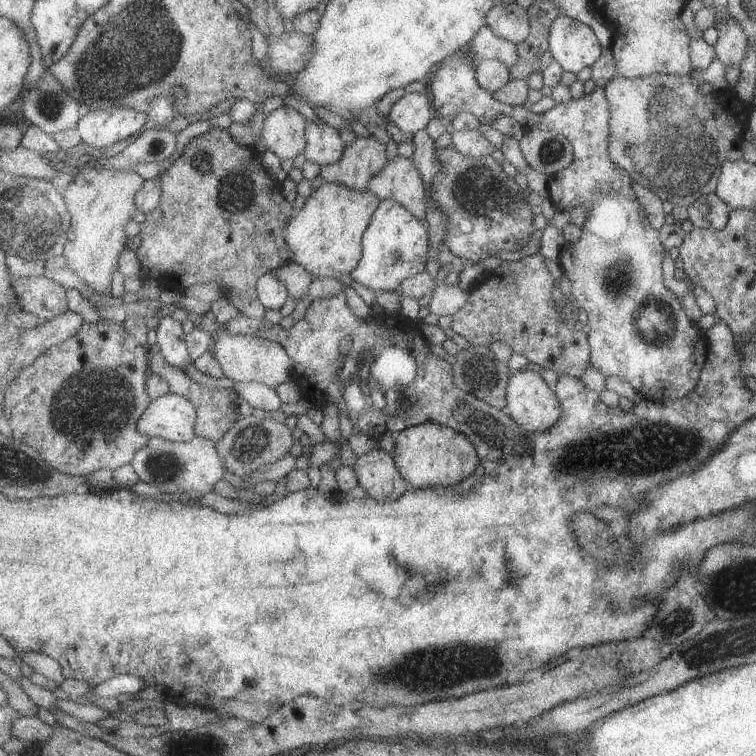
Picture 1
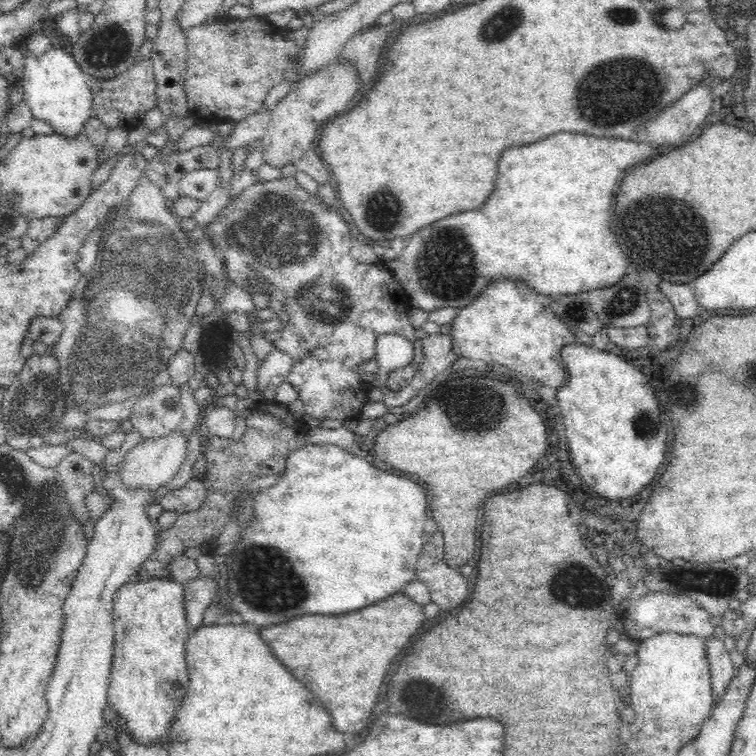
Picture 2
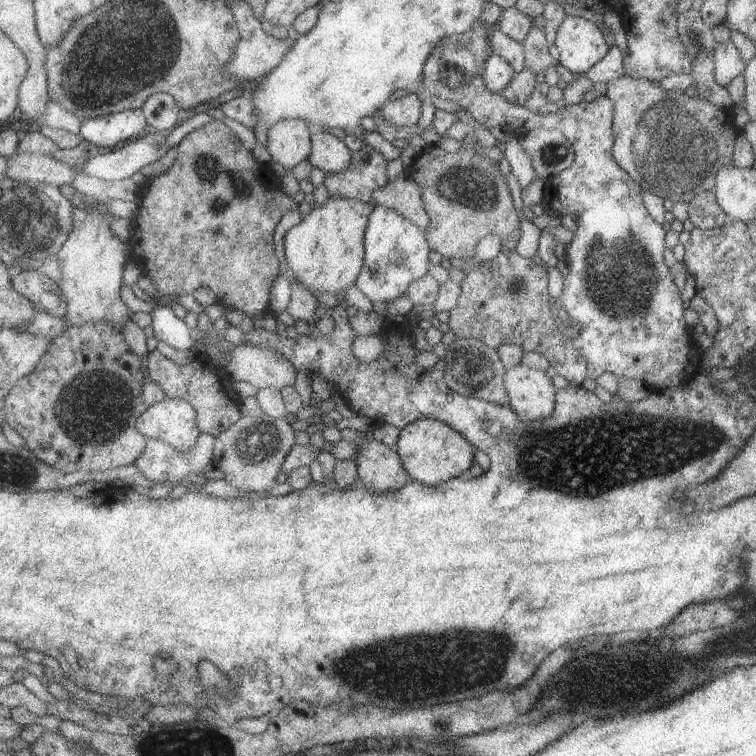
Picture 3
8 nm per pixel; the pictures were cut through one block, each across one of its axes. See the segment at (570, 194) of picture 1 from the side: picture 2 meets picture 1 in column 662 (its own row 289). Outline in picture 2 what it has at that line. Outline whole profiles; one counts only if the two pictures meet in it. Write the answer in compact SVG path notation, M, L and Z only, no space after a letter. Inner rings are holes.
M280 177L280 179L272 180L270 182L261 182L258 180L254 185L247 187L239 196L231 200L227 207L224 207L219 212L219 216L215 220L212 220L210 231L212 231L212 241L216 252L218 252L220 257L224 256L224 259L226 259L228 278L232 278L232 281L234 281L236 285L246 288L246 291L252 295L252 292L259 292L254 272L250 270L254 269L254 271L262 276L264 280L270 282L272 290L277 291L277 293L272 295L279 296L285 303L287 314L284 316L284 328L277 332L267 333L265 338L270 340L270 342L273 342L277 352L283 352L294 360L294 366L292 366L290 374L286 377L286 381L292 384L292 386L298 391L299 399L304 403L305 413L308 414L308 416L318 418L318 420L321 421L326 420L326 418L344 421L358 416L359 410L364 406L364 403L369 400L366 390L362 390L360 387L359 366L362 366L362 364L368 362L368 360L374 359L376 339L380 335L390 333L399 334L400 336L407 338L414 348L414 356L410 364L407 364L404 368L396 368L396 370L392 370L392 372L388 374L388 380L386 382L388 388L394 391L400 390L415 378L415 372L418 370L418 366L420 366L424 354L422 352L422 341L414 335L415 329L412 327L412 323L410 323L410 318L408 317L408 312L410 312L412 306L409 303L406 293L402 290L402 287L396 283L392 273L390 273L382 263L363 264L350 257L350 249L354 246L355 241L352 238L352 234L350 234L347 218L342 218L342 216L336 211L326 209L322 203L318 202L318 197L308 195L308 193L298 185L294 177L285 179ZM246 276L250 278L252 284L248 284L248 282L244 280Z

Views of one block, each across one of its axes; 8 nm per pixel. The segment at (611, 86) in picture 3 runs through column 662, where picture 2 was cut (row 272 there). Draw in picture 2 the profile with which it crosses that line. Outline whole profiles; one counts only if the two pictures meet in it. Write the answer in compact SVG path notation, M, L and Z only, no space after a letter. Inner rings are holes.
M143 174L138 181L137 187L130 193L126 201L129 203L123 215L114 220L114 222L110 222L109 230L105 231L101 236L94 268L86 274L86 276L81 276L79 278L79 282L72 294L70 302L68 302L68 305L57 316L63 324L63 330L58 342L53 344L52 351L54 352L54 357L56 357L58 363L60 363L59 381L61 388L66 391L65 398L68 404L65 415L63 416L63 421L60 422L59 425L64 426L64 428L69 428L69 430L82 428L88 420L121 422L129 418L134 405L138 404L138 401L143 396L146 396L153 388L160 385L175 386L167 373L167 367L170 358L174 356L177 350L183 347L186 329L195 317L197 302L201 299L200 265L196 259L195 252L193 252L193 249L189 246L189 241L184 235L181 226L166 209L166 205L164 205L166 198L162 194L162 189L154 185L154 183Z

